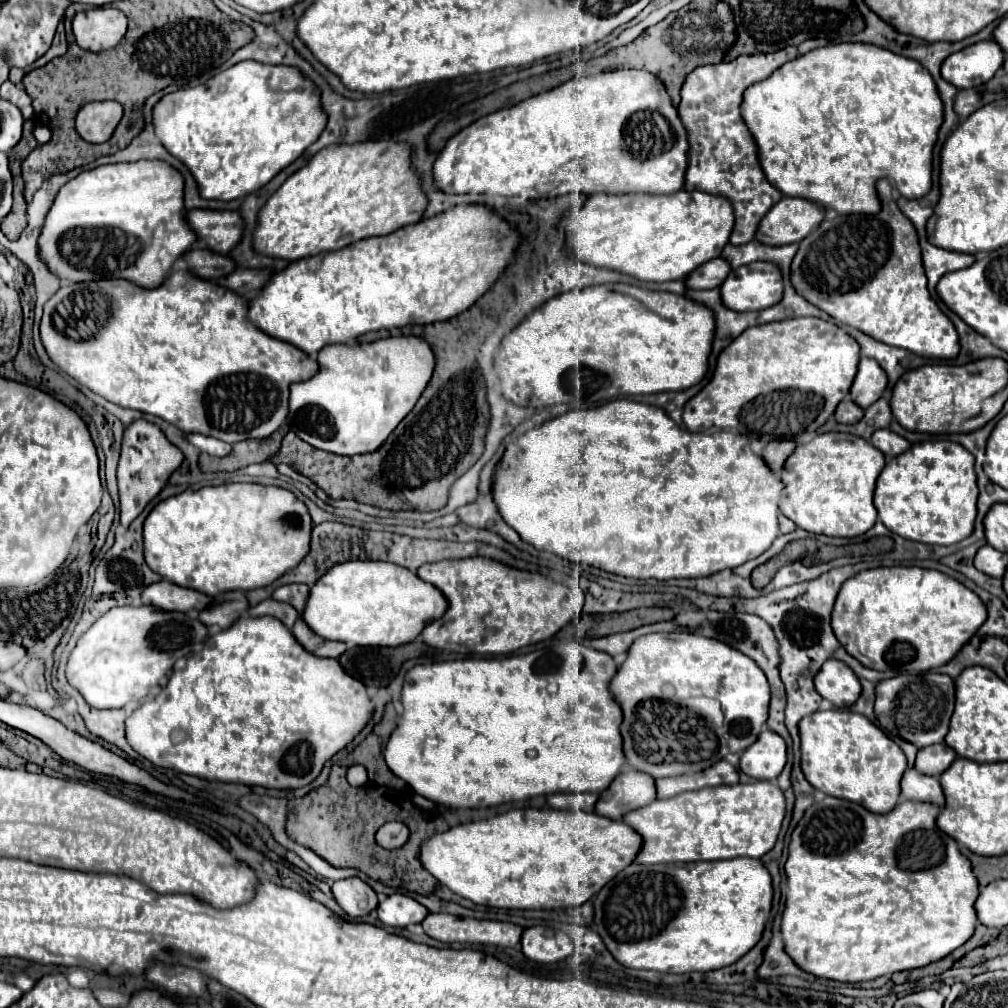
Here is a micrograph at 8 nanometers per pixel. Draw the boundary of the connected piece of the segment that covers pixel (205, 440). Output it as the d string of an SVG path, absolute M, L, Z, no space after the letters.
M186 434L186 440L190 444L194 444L200 452L206 452L210 456L226 456L230 452L230 448L232 448L226 442L210 438L210 436L204 436L204 434Z

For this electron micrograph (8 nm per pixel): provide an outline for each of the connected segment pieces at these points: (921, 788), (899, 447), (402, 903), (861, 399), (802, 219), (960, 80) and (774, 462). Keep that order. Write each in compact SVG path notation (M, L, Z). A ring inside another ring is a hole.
M908 768L902 776L902 798L914 802L930 802L936 806L944 806L944 794L940 788L940 780L934 776L920 774L914 768Z
M876 430L870 440L886 458L894 458L894 454L902 454L902 450L910 448L910 442L890 430Z
M392 894L378 904L380 922L392 928L406 928L408 924L420 924L426 916L428 910L404 894Z
M860 358L858 374L850 388L850 398L858 406L866 408L882 396L884 388L886 388L886 372L878 366L878 362L870 358Z
M782 198L760 220L756 240L768 246L784 246L800 242L822 222L824 210L802 198Z
M984 40L950 54L942 64L942 78L958 90L982 86L1002 66L1002 50L996 42Z
M774 440L770 444L764 446L762 450L762 460L766 462L766 466L778 476L782 472L782 464L784 460L794 452L794 442L786 442L786 440Z

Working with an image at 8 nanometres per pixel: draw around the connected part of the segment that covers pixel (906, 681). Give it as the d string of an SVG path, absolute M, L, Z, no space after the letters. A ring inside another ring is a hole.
M924 672L924 674L900 674L888 680L880 680L876 684L876 702L874 702L874 714L878 722L892 734L900 736L906 742L912 742L916 748L926 748L938 742L944 742L944 736L948 732L948 722L954 710L954 680L946 674L936 672Z

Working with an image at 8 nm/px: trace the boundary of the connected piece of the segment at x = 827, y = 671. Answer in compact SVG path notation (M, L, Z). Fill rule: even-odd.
M826 660L814 676L816 692L830 700L836 708L848 708L860 696L860 682L856 674L840 660Z

